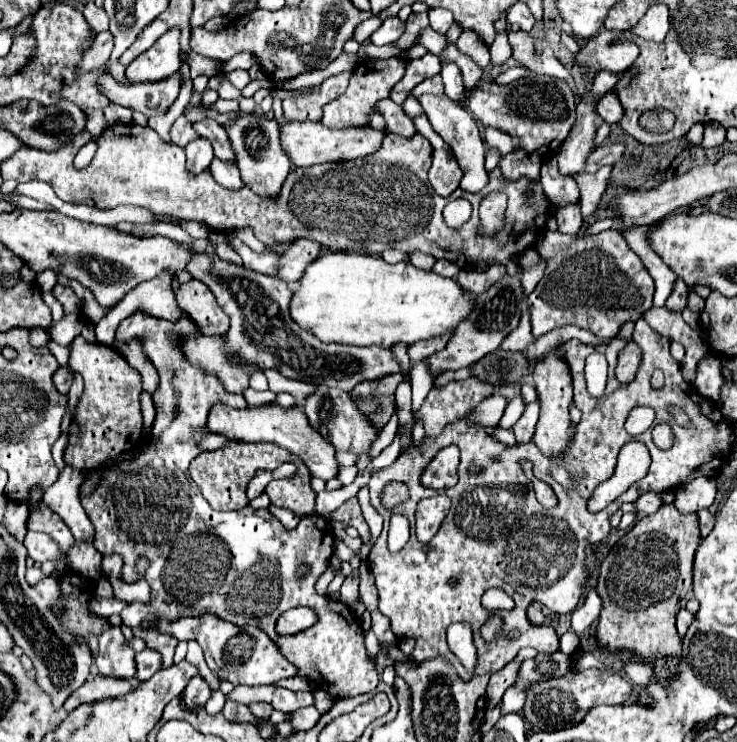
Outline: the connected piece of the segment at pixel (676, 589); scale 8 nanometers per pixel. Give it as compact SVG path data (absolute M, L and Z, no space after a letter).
M663 503L659 511L645 515L609 551L599 567L597 593L603 609L597 625L599 645L611 651L629 649L645 661L681 657L681 637L675 629L681 595L691 589L693 557L701 537L697 513L683 515L675 503Z

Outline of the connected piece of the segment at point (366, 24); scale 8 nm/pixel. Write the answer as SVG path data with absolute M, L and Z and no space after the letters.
M371 17L371 19L363 21L363 23L359 25L359 29L355 31L355 39L357 39L357 41L365 41L375 29L379 29L381 23L383 23L383 19L379 19L379 17Z

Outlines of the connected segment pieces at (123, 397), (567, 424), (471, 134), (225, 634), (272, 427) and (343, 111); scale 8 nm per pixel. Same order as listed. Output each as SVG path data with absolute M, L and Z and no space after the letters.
M87 345L87 347L73 347L71 349L71 369L79 371L85 379L85 391L77 401L77 411L75 411L75 421L69 427L69 443L65 449L65 463L75 467L75 469L97 469L103 461L111 459L113 455L121 455L123 451L129 451L137 445L141 427L143 427L143 417L141 417L141 375L129 367L129 363L113 349L107 345Z
M553 351L545 359L535 363L533 379L535 379L535 389L539 393L539 403L541 403L541 415L537 421L533 443L547 457L561 457L565 449L571 445L571 439L575 435L575 427L571 425L571 419L569 419L569 405L573 401L571 373L567 369L567 363L561 357L557 357L557 351Z
M421 95L419 103L423 105L423 109L425 109L425 113L427 113L427 117L429 117L429 121L431 121L433 129L435 129L435 133L451 147L457 163L465 171L465 175L461 179L461 189L469 191L469 193L479 193L487 185L489 175L487 175L487 171L483 167L487 149L485 149L485 143L483 143L483 139L479 135L475 119L471 117L471 113L467 113L467 109L463 105L453 103L445 95L441 95L441 97L437 97L437 95Z
M207 613L201 617L183 617L177 621L163 619L159 629L163 633L171 633L179 641L199 641L199 645L207 653L207 663L213 665L213 671L221 681L229 681L233 685L273 685L281 679L297 675L297 667L291 665L279 653L277 645L257 627L247 625L245 629L241 629Z
M213 405L213 409L209 409L207 431L219 433L227 439L245 441L245 443L271 441L271 443L277 443L279 447L285 447L287 451L299 455L305 461L305 465L309 467L309 471L313 473L313 477L337 479L337 475L339 475L339 463L335 459L333 445L329 445L329 441L325 441L325 437L309 425L305 411L297 405L293 405L289 409L281 409L281 405L267 405L267 407L259 407L259 409L251 409L251 407L233 409L229 405Z
M391 57L385 61L373 61L373 59L359 61L353 71L353 77L349 79L347 91L343 93L343 97L323 107L323 117L320 122L326 127L335 129L369 127L369 115L377 113L377 101L389 97L393 85L401 81L401 77L405 75L405 67L407 67L407 59L403 57Z

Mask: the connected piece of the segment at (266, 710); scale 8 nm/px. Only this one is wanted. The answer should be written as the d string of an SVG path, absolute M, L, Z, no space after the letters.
M251 703L249 709L251 709L251 713L253 713L257 719L263 719L263 721L267 721L267 719L271 717L271 711L273 711L273 707L267 705L267 703Z

